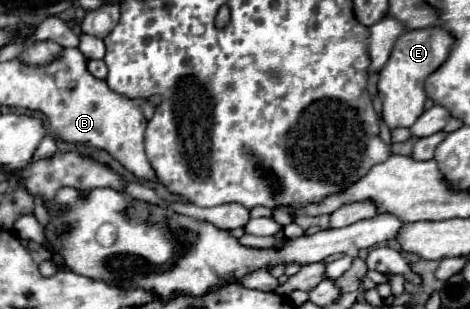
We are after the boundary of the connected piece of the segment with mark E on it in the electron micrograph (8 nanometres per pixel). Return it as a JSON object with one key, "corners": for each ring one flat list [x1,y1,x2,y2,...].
{"corners":[[439,26,407,30,397,38,387,64,379,72,379,84,377,84,379,96,383,100,383,122,390,130,399,127,410,128,411,124,421,116,427,98,423,82,431,72,435,72,445,62,451,46,453,46,451,34]]}

